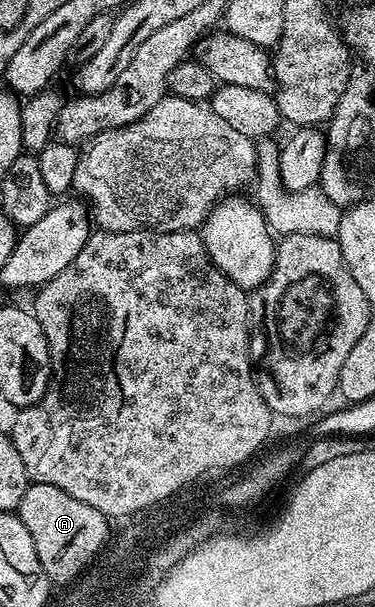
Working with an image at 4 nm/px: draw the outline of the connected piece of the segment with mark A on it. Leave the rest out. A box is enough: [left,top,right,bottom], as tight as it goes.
[16,481,112,587]

